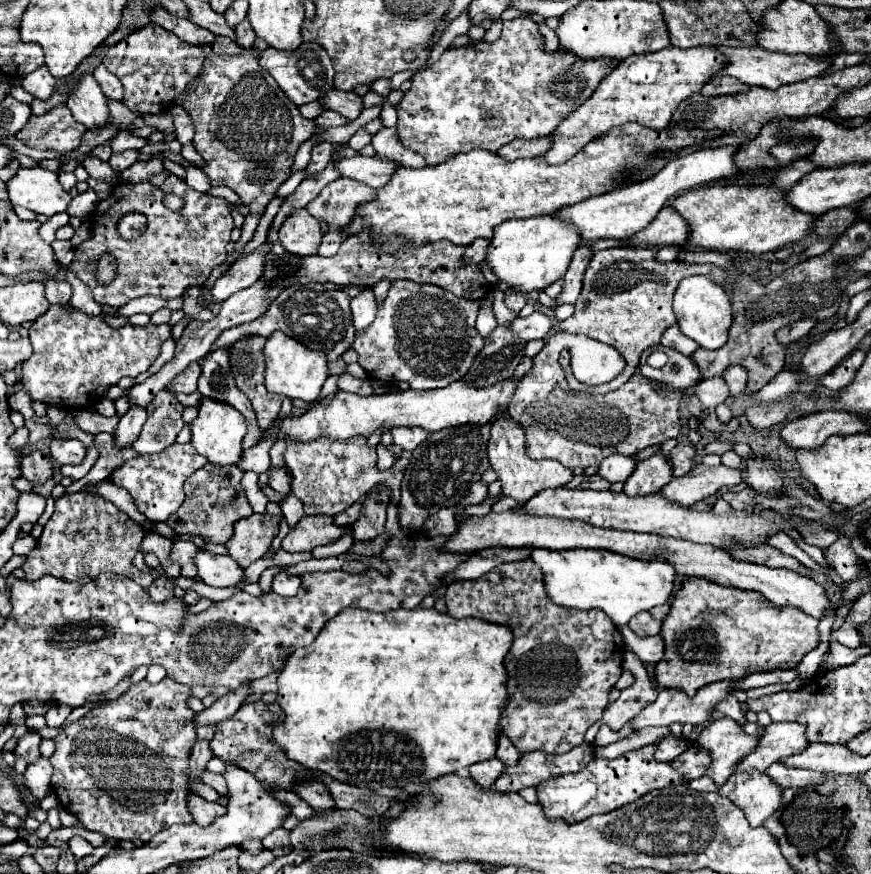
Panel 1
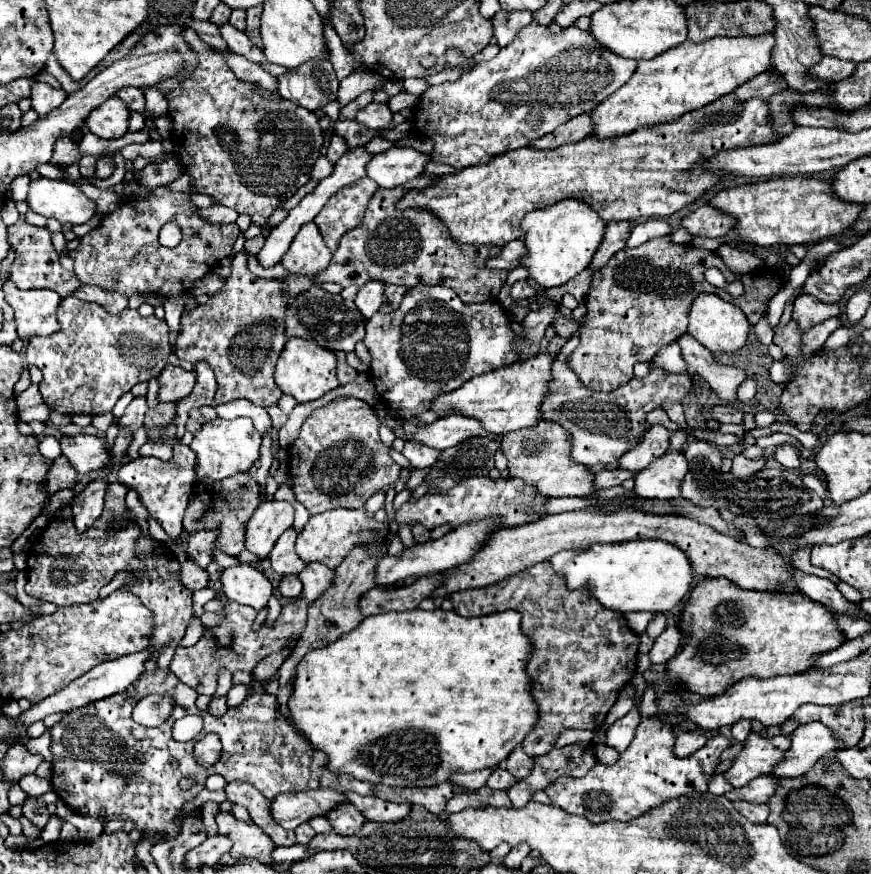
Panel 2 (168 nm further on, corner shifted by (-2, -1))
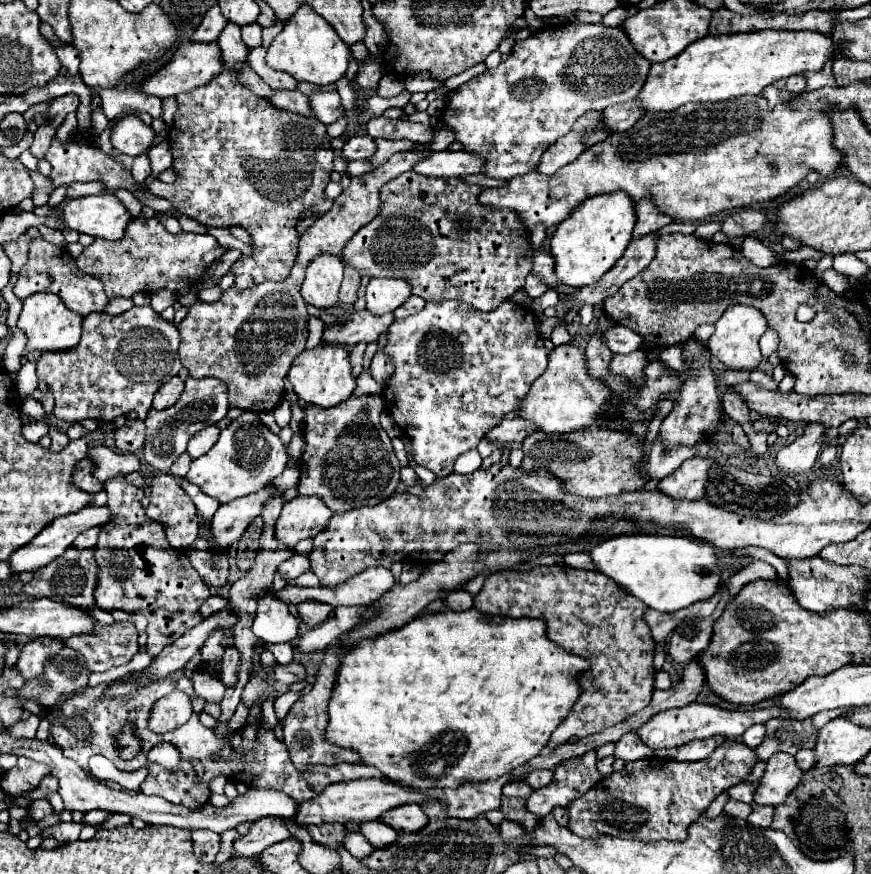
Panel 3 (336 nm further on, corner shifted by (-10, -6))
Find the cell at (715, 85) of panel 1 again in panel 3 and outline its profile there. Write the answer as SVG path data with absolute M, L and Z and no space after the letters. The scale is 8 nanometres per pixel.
M790 76L790 78L782 78L780 82L776 82L776 86L780 90L788 90L792 94L802 94L806 88L806 78L804 76Z

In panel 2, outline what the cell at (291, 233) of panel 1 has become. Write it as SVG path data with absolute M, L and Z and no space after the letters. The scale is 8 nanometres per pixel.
M308 223L300 227L300 233L294 237L288 253L282 257L282 265L288 271L302 273L302 275L316 275L318 271L326 269L332 259L330 249L320 237L316 223Z

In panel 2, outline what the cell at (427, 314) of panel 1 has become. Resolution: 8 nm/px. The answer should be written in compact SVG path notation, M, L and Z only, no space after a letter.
M416 285L404 293L404 301L394 313L376 313L366 323L364 345L370 351L370 373L378 395L388 401L392 409L402 409L402 417L410 419L428 409L428 403L440 395L458 389L468 379L488 373L502 365L516 363L514 331L510 329L510 317L498 303L464 303L456 297L456 291L440 285Z

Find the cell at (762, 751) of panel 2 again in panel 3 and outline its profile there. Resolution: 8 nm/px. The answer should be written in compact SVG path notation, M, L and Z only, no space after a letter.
M778 752L766 764L766 772L760 778L760 788L754 794L754 802L760 806L784 804L788 794L796 790L802 780L802 770L796 766L794 756Z

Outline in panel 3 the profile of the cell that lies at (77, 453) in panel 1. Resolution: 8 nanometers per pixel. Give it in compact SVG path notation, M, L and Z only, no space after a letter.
M98 446L98 448L92 448L88 456L94 460L94 466L96 466L94 476L100 482L106 482L108 478L116 478L116 476L128 476L140 470L140 458L136 454L122 454L112 448Z

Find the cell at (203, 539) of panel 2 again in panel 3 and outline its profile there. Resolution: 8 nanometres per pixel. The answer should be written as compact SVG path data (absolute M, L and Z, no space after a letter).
M264 488L258 494L250 494L244 498L236 498L232 502L220 504L218 512L212 518L212 538L218 546L228 546L236 540L240 540L240 536L250 528L250 524L254 522L254 518L258 518L262 514L264 504L268 502L268 498L272 496L282 496L284 502L292 500L298 496L298 488L290 488L286 492L278 490L278 488Z

